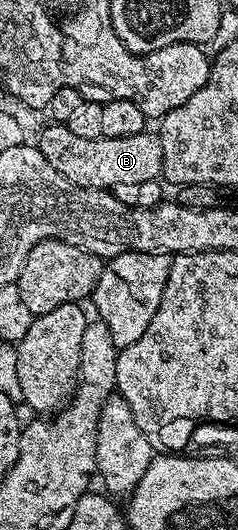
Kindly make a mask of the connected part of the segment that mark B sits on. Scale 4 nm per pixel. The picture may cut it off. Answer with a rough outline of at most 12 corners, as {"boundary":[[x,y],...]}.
{"boundary":[[50,125],[37,146],[73,185],[136,189],[163,173],[158,134],[90,139]]}

